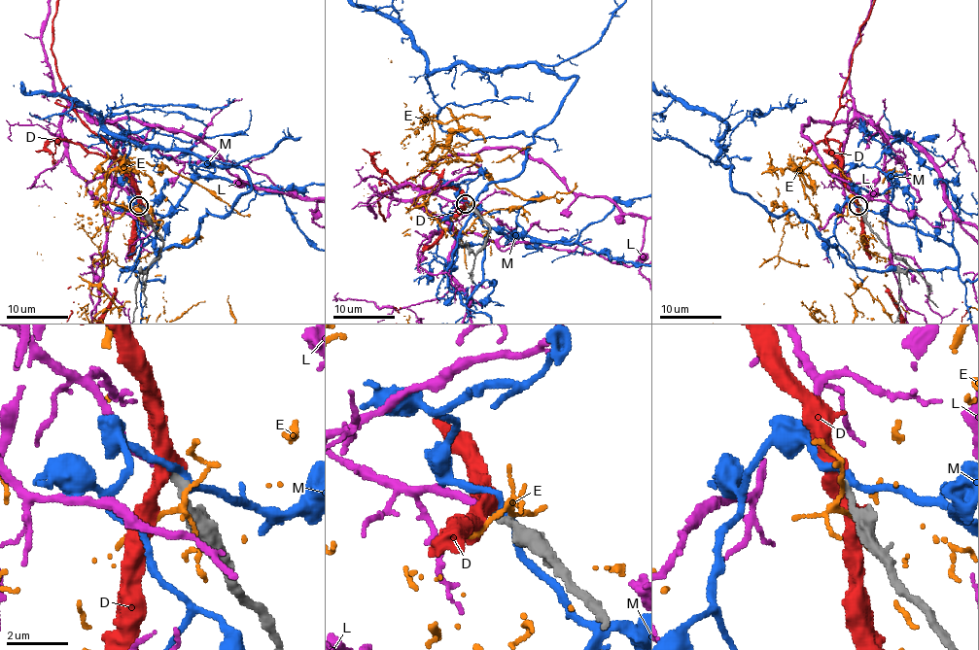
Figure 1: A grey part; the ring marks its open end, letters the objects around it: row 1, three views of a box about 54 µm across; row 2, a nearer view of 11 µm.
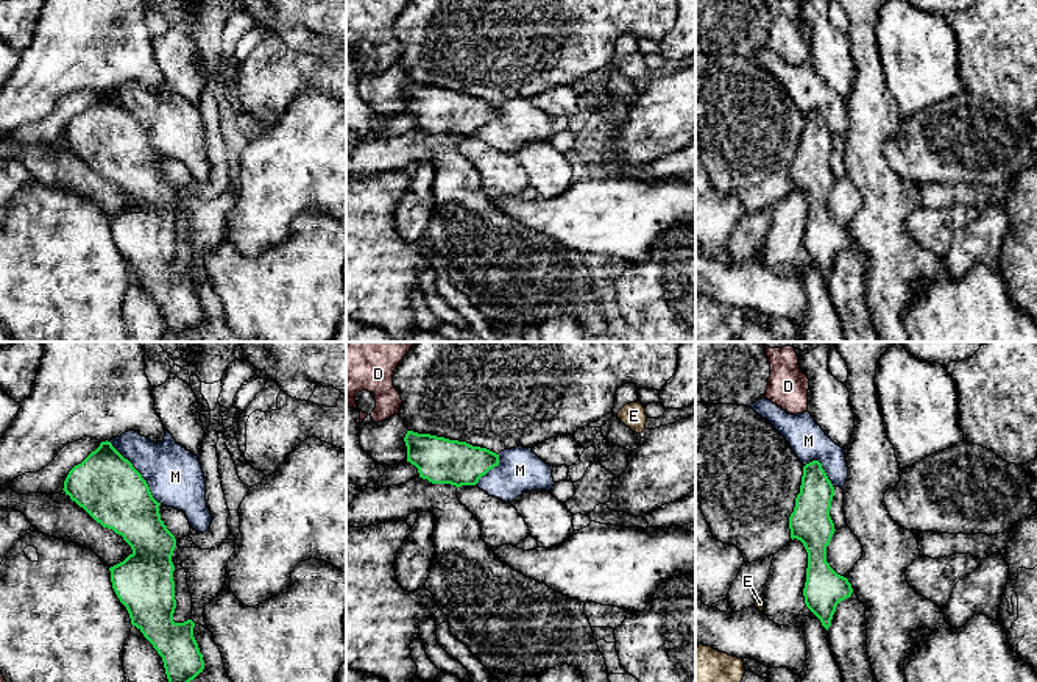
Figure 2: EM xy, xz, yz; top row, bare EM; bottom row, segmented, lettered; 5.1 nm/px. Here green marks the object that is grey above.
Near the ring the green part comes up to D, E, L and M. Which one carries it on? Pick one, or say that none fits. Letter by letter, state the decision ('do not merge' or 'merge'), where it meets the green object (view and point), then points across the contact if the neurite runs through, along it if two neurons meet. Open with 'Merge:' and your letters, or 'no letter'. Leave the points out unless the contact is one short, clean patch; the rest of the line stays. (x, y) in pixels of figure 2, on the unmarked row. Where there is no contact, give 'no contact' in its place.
Merge: L
D: do not merge; no contact
E: do not merge; no contact
L: merge; no contact
M: do not merge; contact xy (139, 124)

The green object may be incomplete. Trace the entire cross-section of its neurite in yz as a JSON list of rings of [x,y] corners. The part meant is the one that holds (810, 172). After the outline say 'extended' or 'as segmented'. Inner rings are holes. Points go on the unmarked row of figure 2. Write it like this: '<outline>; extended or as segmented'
[[[812,111],[803,117],[800,144],[789,167],[791,189],[800,190],[808,203],[805,254],[826,281],[837,254],[853,243],[848,229],[826,212],[826,197],[836,181],[830,167],[833,147],[834,137],[822,114]]]; as segmented

